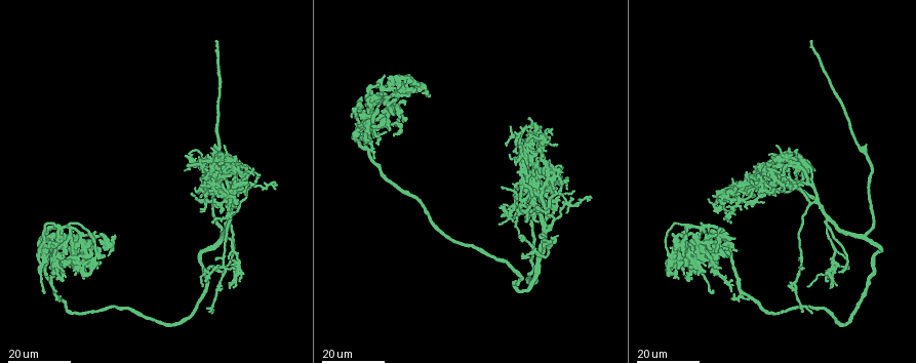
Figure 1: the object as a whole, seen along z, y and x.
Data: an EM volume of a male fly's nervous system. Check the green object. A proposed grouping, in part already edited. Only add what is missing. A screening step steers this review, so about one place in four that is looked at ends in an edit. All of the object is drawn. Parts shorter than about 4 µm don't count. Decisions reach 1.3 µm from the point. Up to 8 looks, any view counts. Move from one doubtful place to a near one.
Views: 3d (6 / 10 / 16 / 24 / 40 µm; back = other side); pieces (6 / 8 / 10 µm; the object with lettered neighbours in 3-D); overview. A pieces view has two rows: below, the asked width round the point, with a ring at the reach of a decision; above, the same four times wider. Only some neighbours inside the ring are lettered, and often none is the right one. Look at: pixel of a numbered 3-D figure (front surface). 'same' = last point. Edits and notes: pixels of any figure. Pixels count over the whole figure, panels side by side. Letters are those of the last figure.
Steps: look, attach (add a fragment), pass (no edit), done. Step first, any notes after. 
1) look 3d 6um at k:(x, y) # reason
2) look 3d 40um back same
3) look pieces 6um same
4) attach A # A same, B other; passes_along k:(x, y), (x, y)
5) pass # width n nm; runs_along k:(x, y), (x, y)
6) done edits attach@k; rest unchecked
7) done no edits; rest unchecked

look 3d 24um at 1:(714, 290) # branch stops here

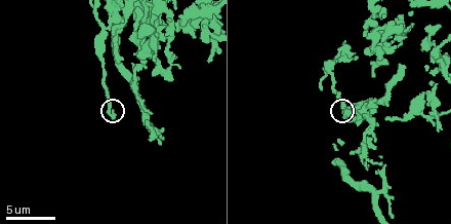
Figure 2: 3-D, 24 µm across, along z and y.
look 3d 10um at 2:(340, 108)

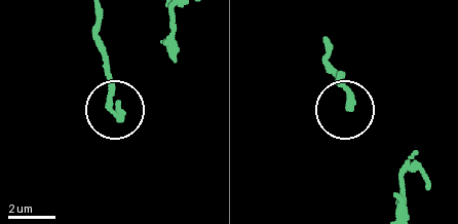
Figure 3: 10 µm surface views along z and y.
look pieces 10um at 3:(117, 103) # see the neighbours

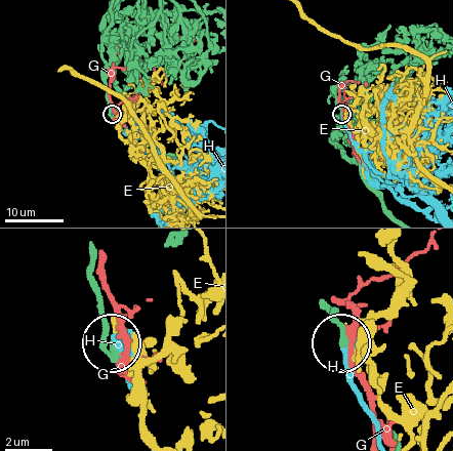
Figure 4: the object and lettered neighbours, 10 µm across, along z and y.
pass # E other, G other, H other; none of them fits

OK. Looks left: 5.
look 3d 24um at 1:(82, 279) # branch stops here

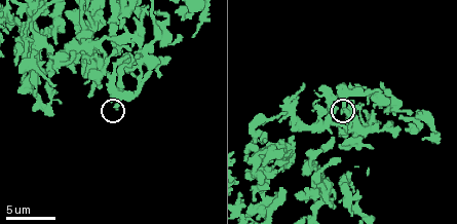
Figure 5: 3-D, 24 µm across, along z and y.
look pieces 10um at 5:(344, 112)

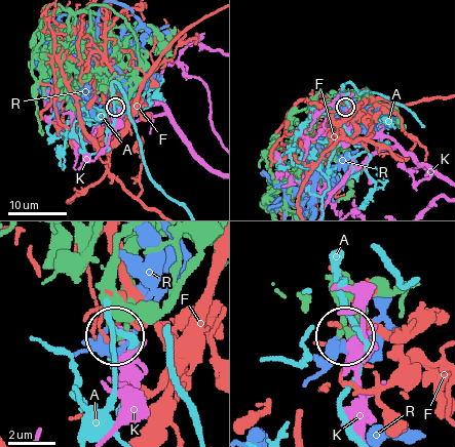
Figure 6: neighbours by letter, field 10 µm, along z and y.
pass # width 200 nm; A other, F other, K other, R other; none of them fits

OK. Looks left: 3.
look pieces 10um at 5:(90, 95) # branch stops here

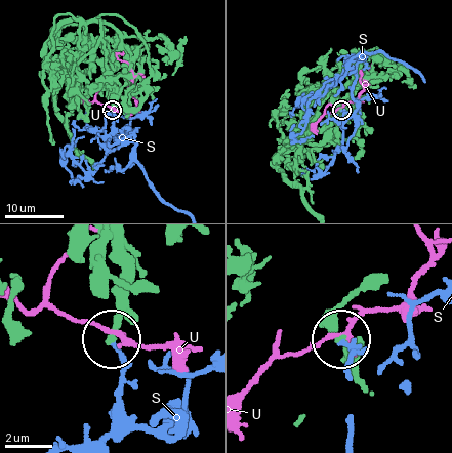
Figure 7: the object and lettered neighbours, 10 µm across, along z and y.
pass # width 200 nm; S other, U other; no lettered fragment goes on from it

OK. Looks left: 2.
look 3d 24um at 1:(523, 252) # tapers out

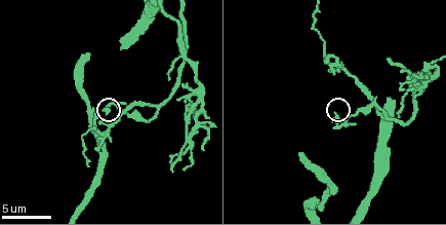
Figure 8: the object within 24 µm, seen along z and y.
look pieces 6um at 8:(335, 115) # see the neighbours

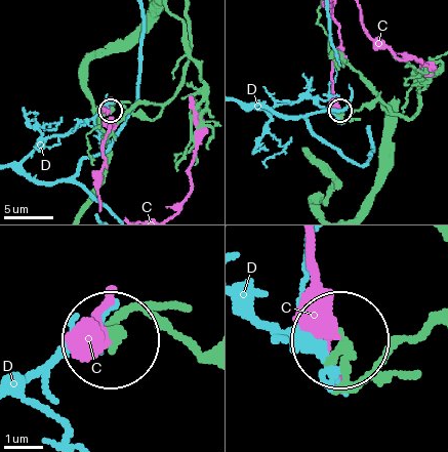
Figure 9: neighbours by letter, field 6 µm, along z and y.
pass # C other, D other; runs_along 9:(202, 356), (143, 314), (123, 320), (114, 339); no lettered fragment goes on from it

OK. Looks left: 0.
done no edits; rest unchecked

